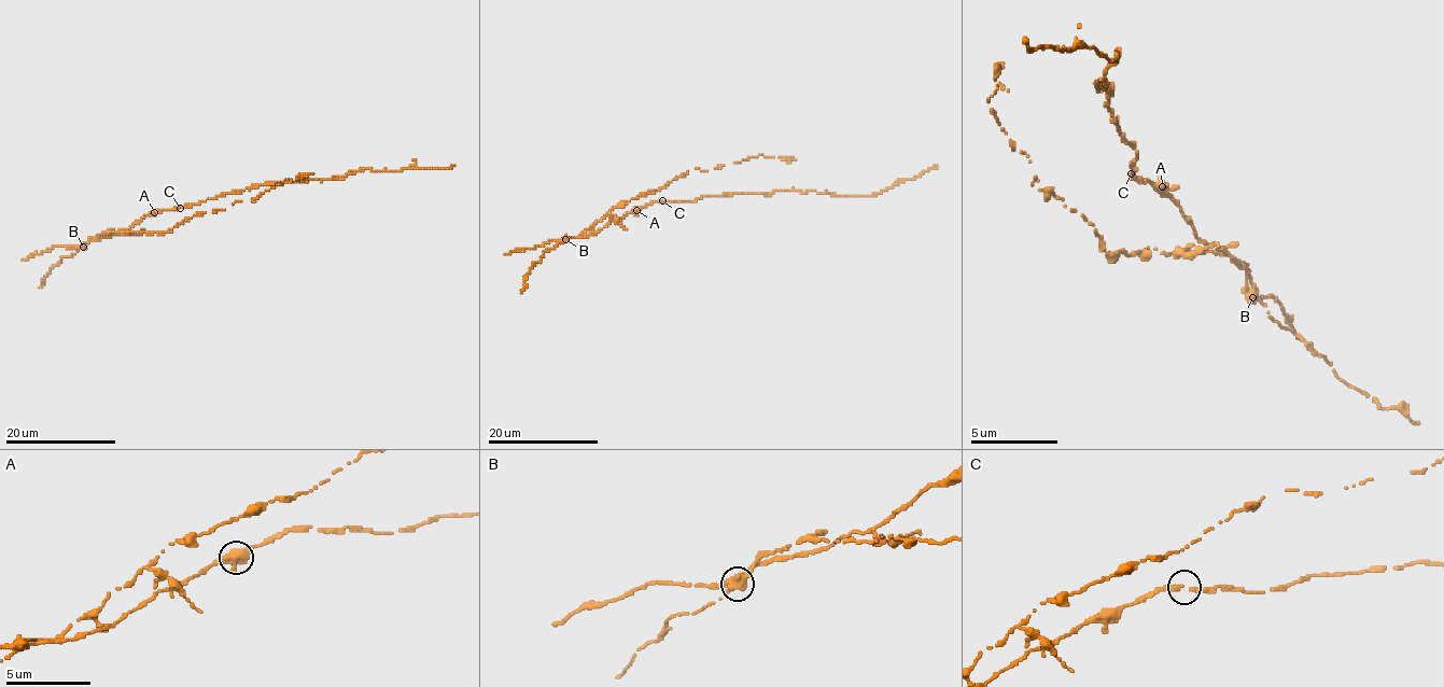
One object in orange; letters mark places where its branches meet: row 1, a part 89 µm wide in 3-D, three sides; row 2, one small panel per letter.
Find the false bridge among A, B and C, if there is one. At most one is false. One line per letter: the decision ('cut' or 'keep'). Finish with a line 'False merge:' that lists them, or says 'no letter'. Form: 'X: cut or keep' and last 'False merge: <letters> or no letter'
A: keep
B: cut
C: keep
False merge: B

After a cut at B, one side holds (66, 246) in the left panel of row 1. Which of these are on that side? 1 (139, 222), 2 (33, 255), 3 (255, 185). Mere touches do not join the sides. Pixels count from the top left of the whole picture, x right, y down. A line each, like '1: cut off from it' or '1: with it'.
1: with it
2: with it
3: with it

